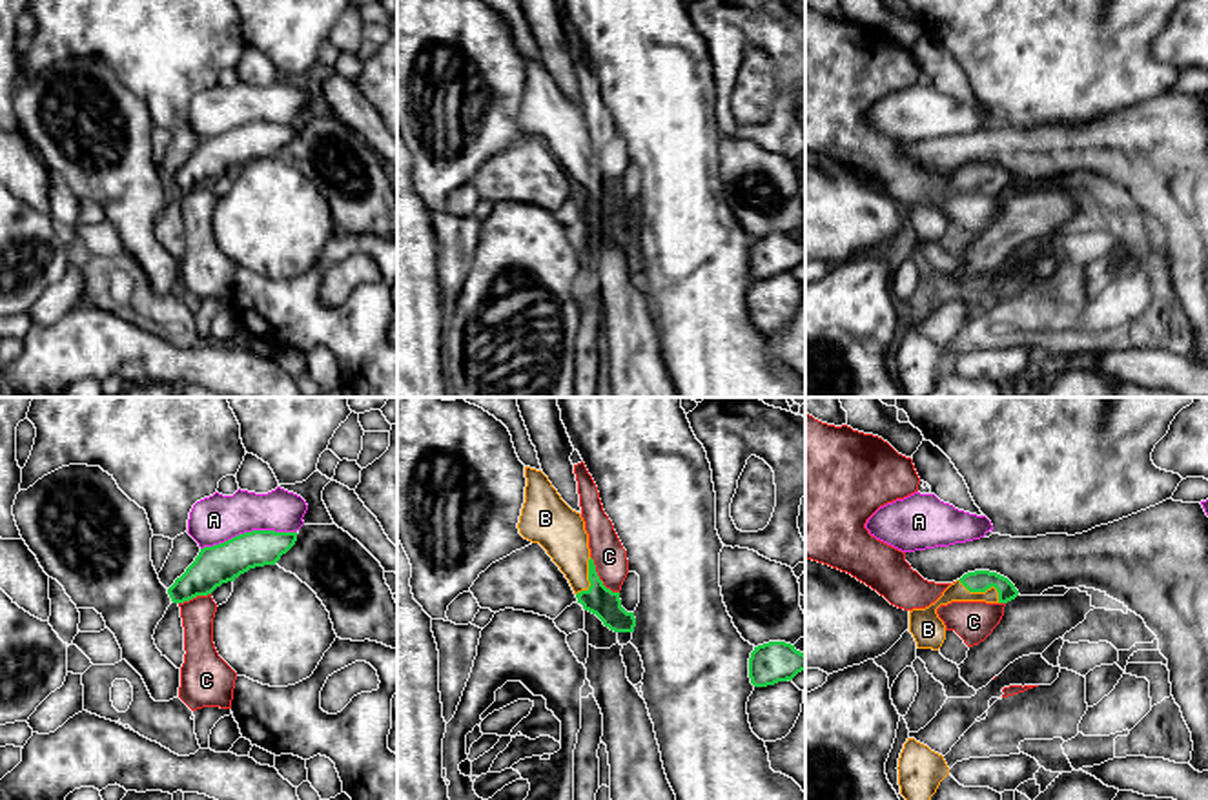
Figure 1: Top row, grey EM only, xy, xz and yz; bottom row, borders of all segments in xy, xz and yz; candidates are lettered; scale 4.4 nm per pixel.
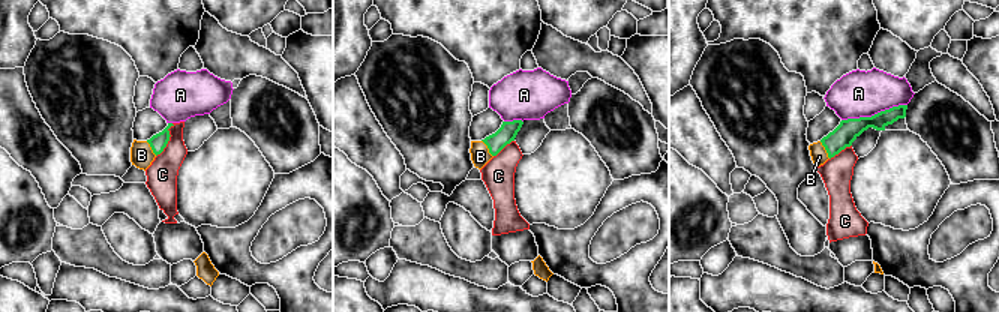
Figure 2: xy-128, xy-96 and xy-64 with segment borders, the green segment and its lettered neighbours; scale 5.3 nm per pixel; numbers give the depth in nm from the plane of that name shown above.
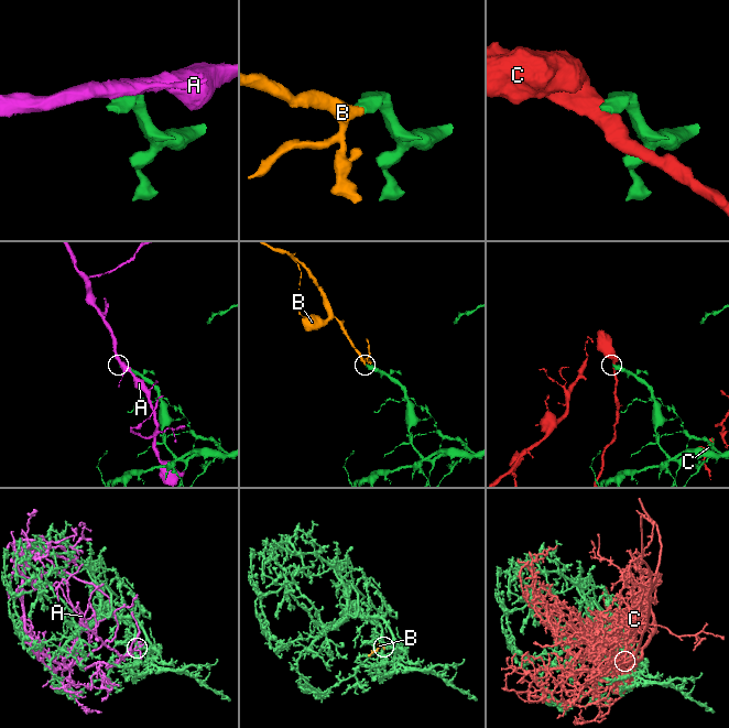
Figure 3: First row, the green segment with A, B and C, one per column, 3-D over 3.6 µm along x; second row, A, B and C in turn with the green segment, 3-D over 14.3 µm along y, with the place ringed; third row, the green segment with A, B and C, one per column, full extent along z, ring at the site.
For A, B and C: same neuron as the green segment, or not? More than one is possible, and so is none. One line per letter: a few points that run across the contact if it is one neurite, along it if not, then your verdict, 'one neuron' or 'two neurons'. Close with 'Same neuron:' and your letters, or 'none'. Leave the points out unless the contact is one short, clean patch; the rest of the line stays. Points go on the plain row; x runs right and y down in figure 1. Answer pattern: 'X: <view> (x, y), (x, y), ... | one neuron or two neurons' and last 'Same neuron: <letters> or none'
A: two neurons
B: yz (981, 172), (982, 183), (955, 183) | one neuron
C: two neurons
Same neuron: B

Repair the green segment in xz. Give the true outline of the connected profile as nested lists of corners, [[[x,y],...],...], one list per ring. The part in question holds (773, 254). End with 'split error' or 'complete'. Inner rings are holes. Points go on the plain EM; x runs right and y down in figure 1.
[[[785,233],[758,237],[749,250],[749,270],[754,279],[791,273],[802,262],[805,262],[805,246]]] | complete

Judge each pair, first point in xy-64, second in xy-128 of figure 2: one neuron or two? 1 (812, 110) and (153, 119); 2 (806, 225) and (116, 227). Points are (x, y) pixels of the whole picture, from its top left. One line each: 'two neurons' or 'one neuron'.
1: two neurons
2: one neuron

